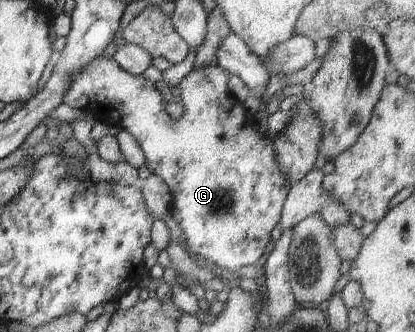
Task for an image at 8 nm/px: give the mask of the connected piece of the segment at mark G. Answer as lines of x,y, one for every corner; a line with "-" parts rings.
98,57
93,62
89,62
89,66
85,66
85,70
81,70
81,74
77,74
69,86
69,92
63,96
63,103
71,108
80,111
90,111
96,113
98,119
112,123
116,121
117,126
121,129
127,130
135,141
139,144
143,152
149,171
157,174
167,186
169,193
172,197
172,207
170,208
169,215
178,224
179,228
185,234
187,241
187,248
191,254
201,256
207,261
210,267
215,267
218,271
222,271
228,277
233,276
233,272
239,271
247,265
255,265
259,262
261,256
265,253
265,249
269,241
271,241
271,232
279,224
282,214
282,209
285,203
286,195
289,188
292,186
291,182
287,182
285,174
279,170
277,166
277,152
273,148
274,141
269,140
265,134
259,132
257,129
256,120
253,115
245,110
242,104
229,92
228,81
230,74
224,69
217,66
203,66
201,68
194,68
189,72
181,81
178,87
178,94
182,99
184,112
182,117
173,119
165,111
165,101
162,94
155,88
154,83
145,79
142,75
135,76
122,70
113,58

